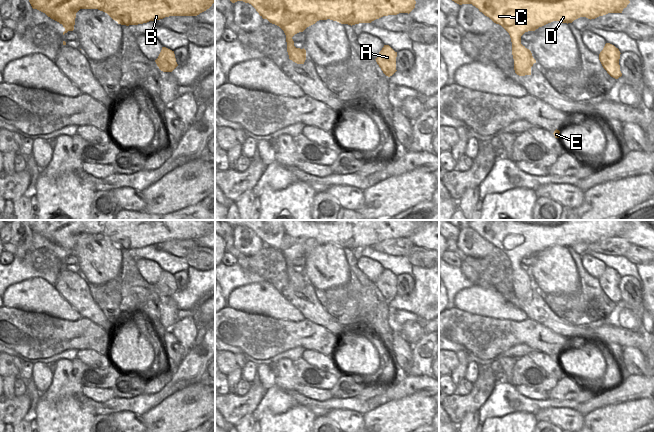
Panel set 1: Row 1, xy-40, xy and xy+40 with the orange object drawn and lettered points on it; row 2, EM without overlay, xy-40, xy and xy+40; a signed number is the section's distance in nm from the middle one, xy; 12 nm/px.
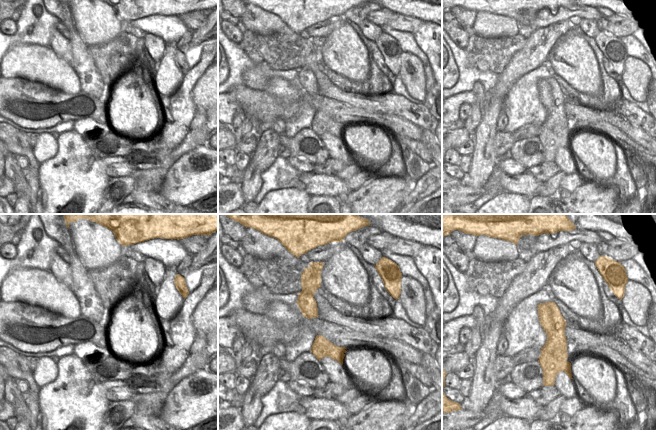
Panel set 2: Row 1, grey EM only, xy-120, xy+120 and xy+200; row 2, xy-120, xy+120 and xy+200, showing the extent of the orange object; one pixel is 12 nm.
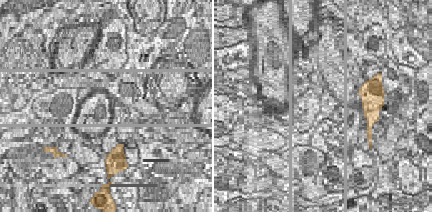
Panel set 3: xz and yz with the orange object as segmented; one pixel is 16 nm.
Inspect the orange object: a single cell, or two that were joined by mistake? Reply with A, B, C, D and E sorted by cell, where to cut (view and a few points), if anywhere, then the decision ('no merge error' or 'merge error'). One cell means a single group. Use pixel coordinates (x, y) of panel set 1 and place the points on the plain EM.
groups A E / B C D; cut xy+40 (522, 269), (515, 275), (513, 280); merge error

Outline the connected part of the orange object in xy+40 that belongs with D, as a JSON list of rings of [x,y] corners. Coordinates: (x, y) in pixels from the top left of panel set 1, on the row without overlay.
[[[447,220],[455,227],[472,228],[510,259],[512,279],[522,271],[521,260],[553,245],[572,247],[580,241],[595,243],[608,237],[622,237],[630,225],[626,220]]]

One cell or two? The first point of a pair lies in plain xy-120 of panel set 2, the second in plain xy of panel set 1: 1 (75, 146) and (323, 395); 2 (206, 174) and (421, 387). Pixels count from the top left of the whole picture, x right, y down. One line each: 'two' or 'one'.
1: two
2: two

